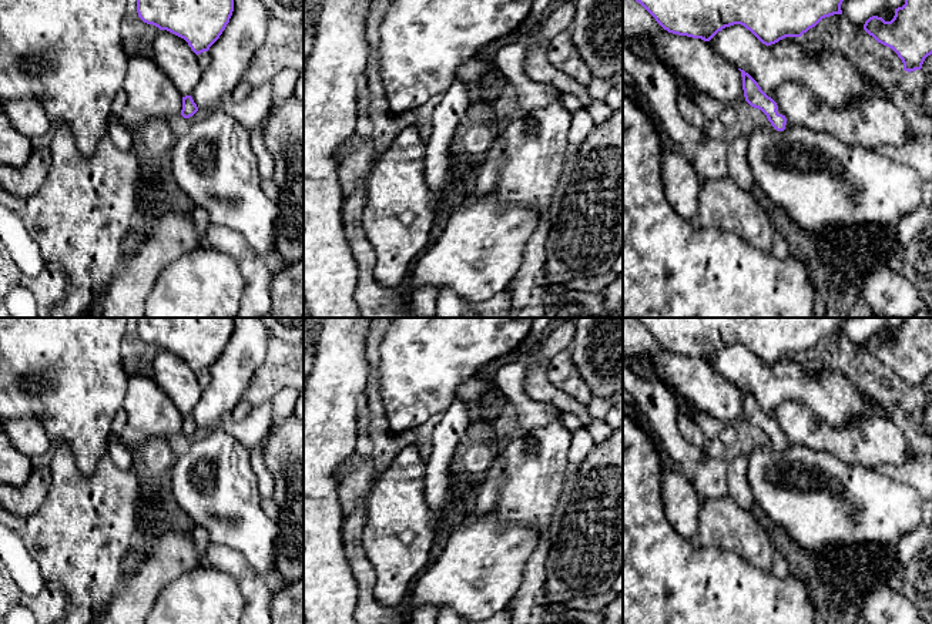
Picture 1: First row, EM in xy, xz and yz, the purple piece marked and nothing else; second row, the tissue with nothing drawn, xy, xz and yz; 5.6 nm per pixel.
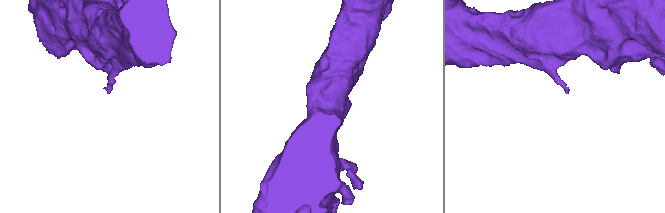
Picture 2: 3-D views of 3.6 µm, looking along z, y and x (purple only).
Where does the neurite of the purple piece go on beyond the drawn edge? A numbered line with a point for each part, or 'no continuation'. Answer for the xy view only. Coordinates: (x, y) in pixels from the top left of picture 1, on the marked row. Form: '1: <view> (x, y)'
no continuation

